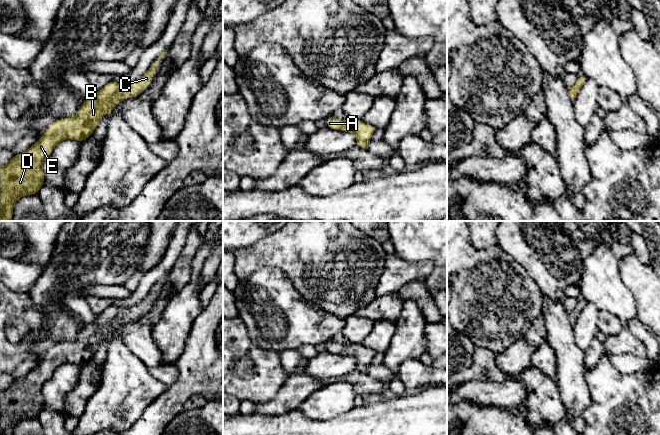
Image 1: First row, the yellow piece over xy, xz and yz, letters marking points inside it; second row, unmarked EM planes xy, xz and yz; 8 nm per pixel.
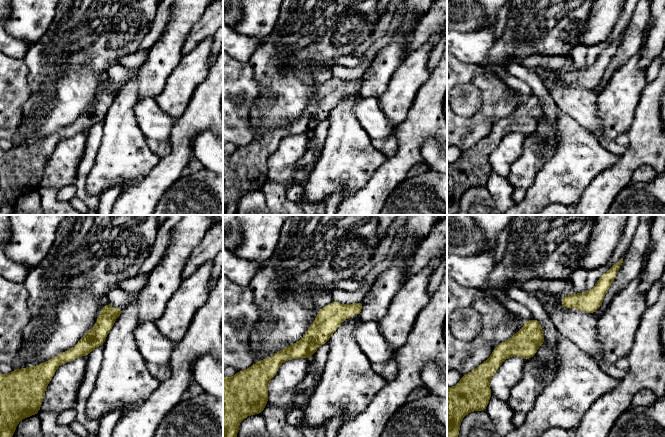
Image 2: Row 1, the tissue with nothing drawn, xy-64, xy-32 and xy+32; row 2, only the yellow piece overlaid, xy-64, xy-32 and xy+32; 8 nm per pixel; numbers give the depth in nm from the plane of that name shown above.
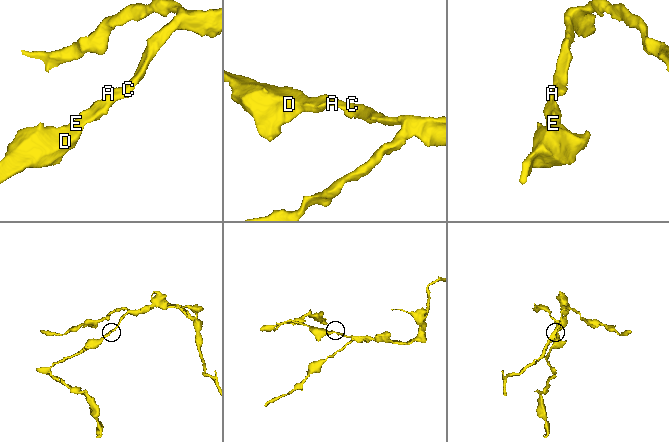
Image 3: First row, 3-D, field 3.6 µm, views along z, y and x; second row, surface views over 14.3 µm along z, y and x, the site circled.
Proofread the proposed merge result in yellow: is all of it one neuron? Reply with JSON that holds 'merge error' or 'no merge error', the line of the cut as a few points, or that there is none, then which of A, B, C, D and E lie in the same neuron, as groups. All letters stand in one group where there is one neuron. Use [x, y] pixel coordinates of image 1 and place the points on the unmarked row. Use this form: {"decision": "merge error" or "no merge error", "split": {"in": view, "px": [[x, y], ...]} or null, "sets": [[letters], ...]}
{"decision": "no merge error", "split": null, "sets": [["A", "B", "C", "D", "E"]]}

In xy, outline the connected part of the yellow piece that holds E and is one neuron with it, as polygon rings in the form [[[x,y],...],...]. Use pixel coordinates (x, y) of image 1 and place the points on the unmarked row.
[[[167,275],[163,276],[150,290],[149,294],[138,304],[131,307],[116,307],[111,305],[106,308],[97,315],[93,323],[84,325],[78,337],[73,342],[55,344],[34,369],[25,376],[14,379],[7,389],[0,389],[0,435],[13,435],[13,431],[19,422],[26,419],[38,418],[44,407],[43,386],[51,379],[54,371],[65,363],[82,366],[94,356],[104,338],[110,339],[112,337],[115,329],[129,321],[139,320],[140,316],[152,305],[153,297],[157,293],[158,286],[166,277]]]

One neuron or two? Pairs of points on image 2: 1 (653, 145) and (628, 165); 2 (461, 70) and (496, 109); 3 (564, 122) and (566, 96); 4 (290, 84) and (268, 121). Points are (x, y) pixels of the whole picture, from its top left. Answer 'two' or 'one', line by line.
1: one
2: one
3: two
4: one

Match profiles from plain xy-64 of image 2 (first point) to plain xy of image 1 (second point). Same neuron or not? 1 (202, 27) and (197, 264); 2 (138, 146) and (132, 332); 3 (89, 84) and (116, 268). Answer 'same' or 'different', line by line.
1: same
2: different
3: same

